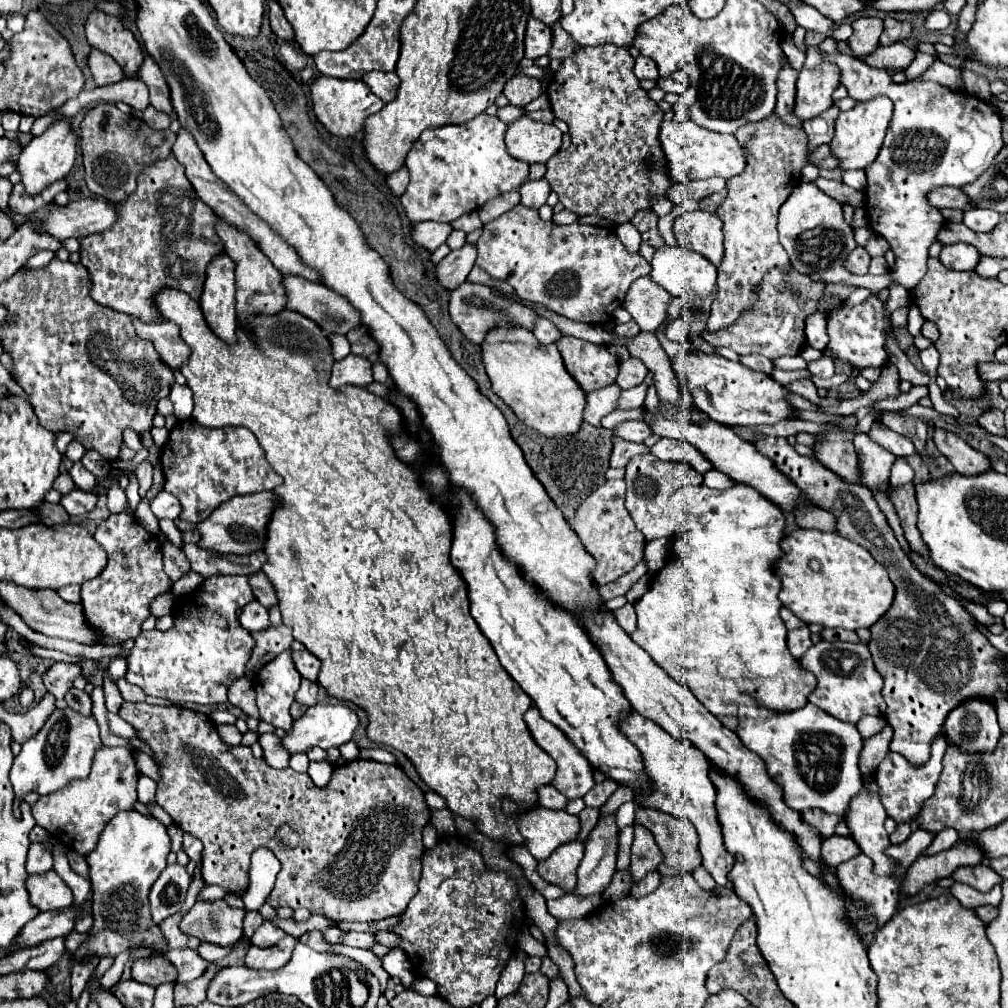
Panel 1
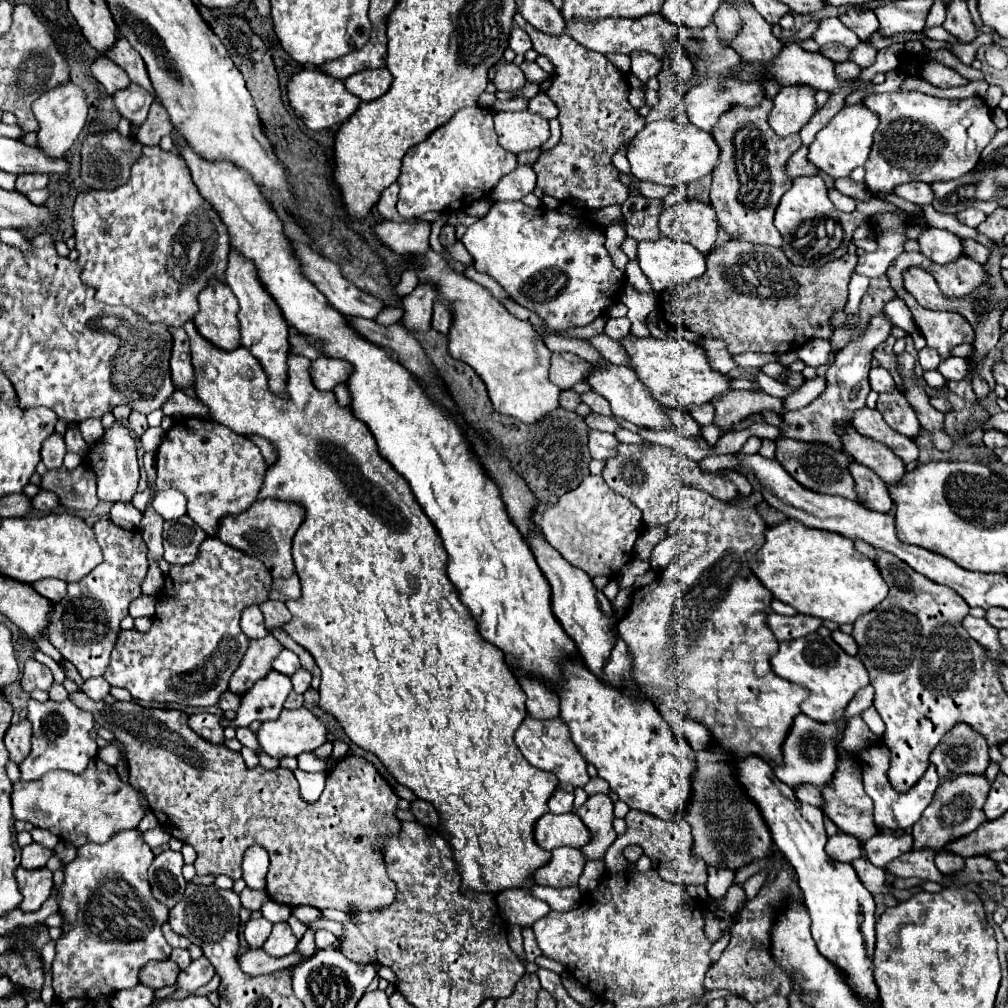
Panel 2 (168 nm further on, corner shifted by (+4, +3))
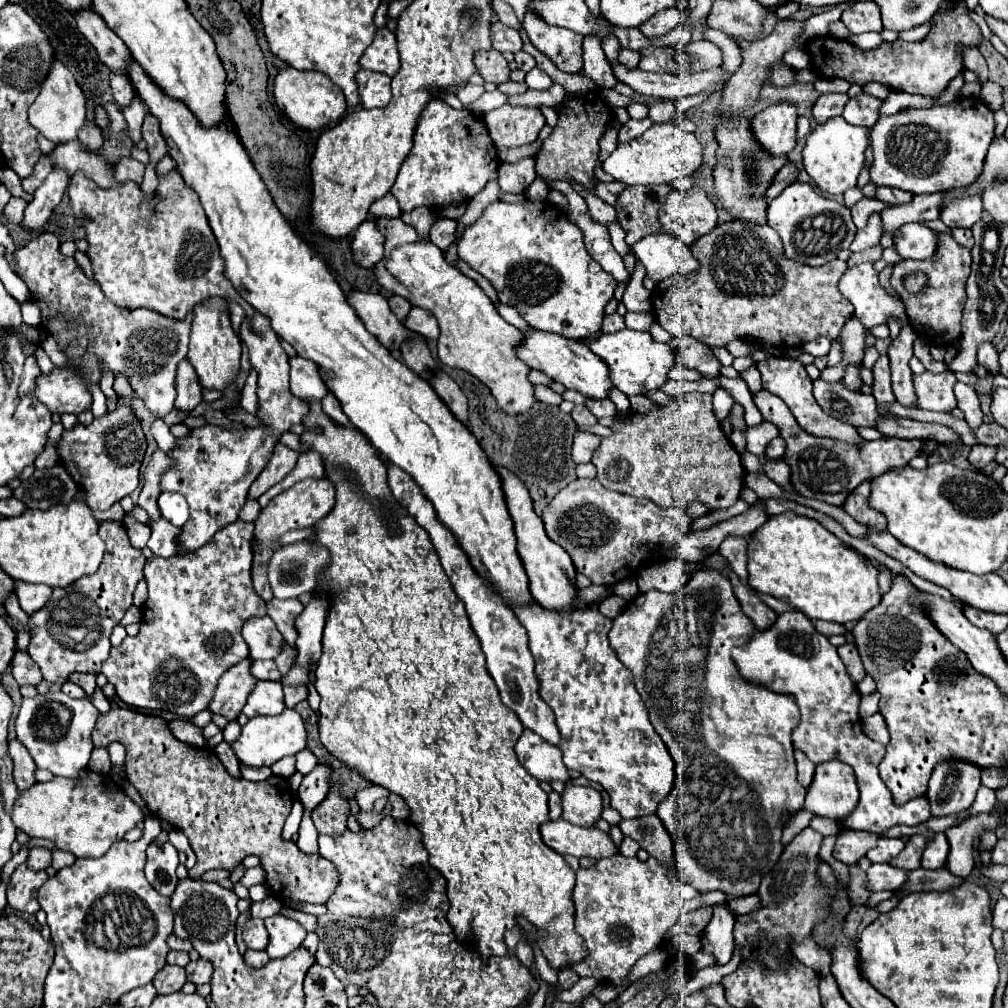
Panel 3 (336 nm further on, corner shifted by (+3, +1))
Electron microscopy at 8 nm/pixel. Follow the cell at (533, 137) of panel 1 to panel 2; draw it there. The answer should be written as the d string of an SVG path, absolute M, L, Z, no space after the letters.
M530 110L494 114L494 130L500 146L512 154L540 148L550 136L548 120Z

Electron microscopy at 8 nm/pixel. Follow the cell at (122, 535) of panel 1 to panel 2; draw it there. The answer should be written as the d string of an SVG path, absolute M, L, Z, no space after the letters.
M100 518L94 524L94 532L104 552L104 562L84 580L68 584L64 600L52 606L52 624L48 624L50 644L64 660L76 666L84 680L104 674L120 632L118 624L128 616L128 604L140 596L140 584L148 572L148 550L138 530L124 530L108 518Z

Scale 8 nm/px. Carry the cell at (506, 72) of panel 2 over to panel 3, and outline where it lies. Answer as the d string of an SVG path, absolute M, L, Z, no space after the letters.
M487 50L487 52L477 52L475 54L475 66L477 66L477 72L487 80L487 82L493 82L493 84L503 84L503 82L509 82L509 64L507 60L503 58L501 52L497 50Z

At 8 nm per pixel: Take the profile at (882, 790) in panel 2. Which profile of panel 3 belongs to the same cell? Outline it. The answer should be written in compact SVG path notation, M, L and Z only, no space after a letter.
M803 612L779 614L777 624L765 632L755 632L747 646L733 650L733 660L749 682L757 682L773 692L785 692L797 698L801 722L793 730L795 748L803 750L813 762L827 762L835 758L853 766L861 798L857 810L843 822L845 828L879 834L897 824L917 826L929 820L931 808L927 796L919 796L901 806L893 804L891 792L879 778L877 768L885 758L886 748L865 738L865 734L859 732L859 720L851 720L859 718L857 710L861 700L855 682L847 674L837 648L813 628L811 620Z

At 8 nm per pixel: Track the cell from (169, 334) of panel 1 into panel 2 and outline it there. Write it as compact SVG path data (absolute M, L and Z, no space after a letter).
M170 328L174 336L172 346L172 358L170 358L170 370L172 370L172 382L176 390L186 390L194 386L194 368L190 362L190 342L188 334L182 328Z

